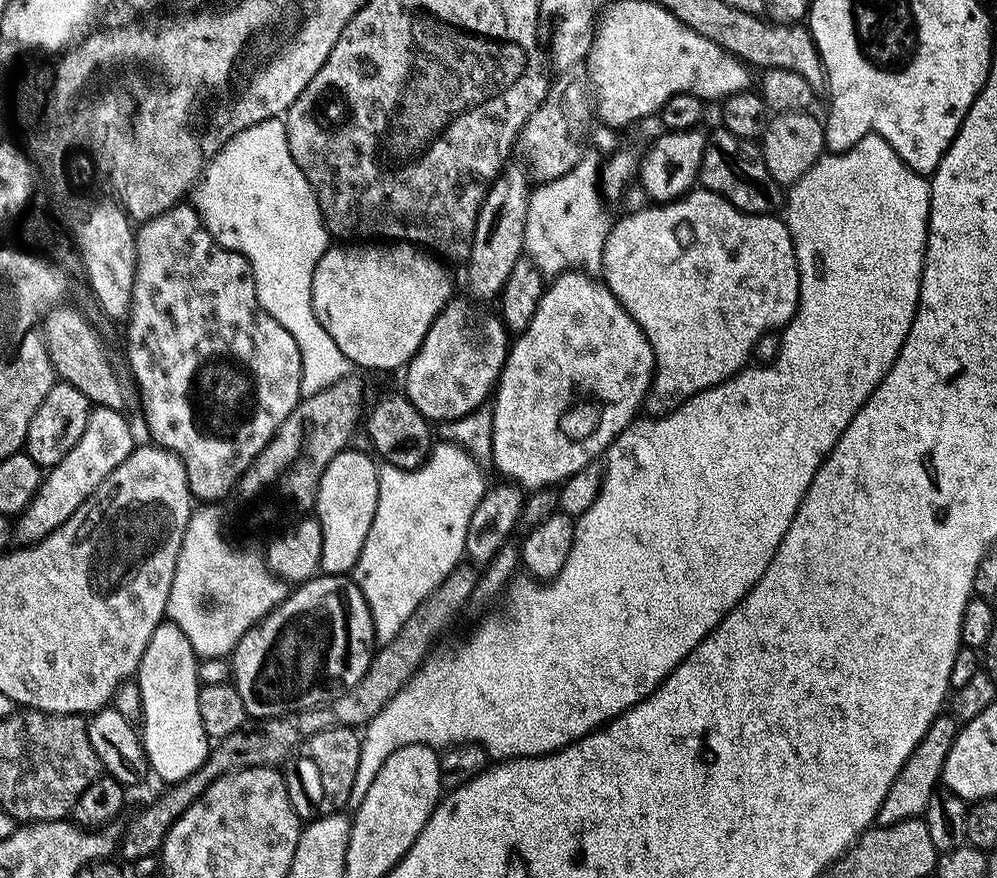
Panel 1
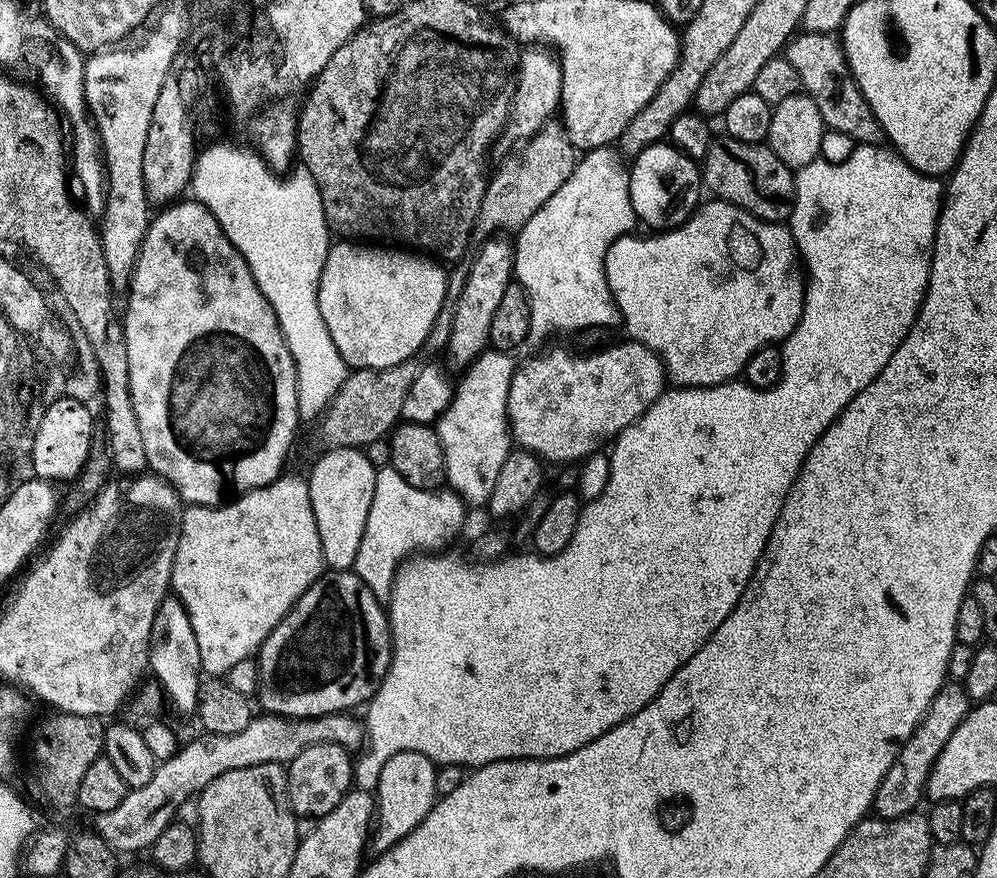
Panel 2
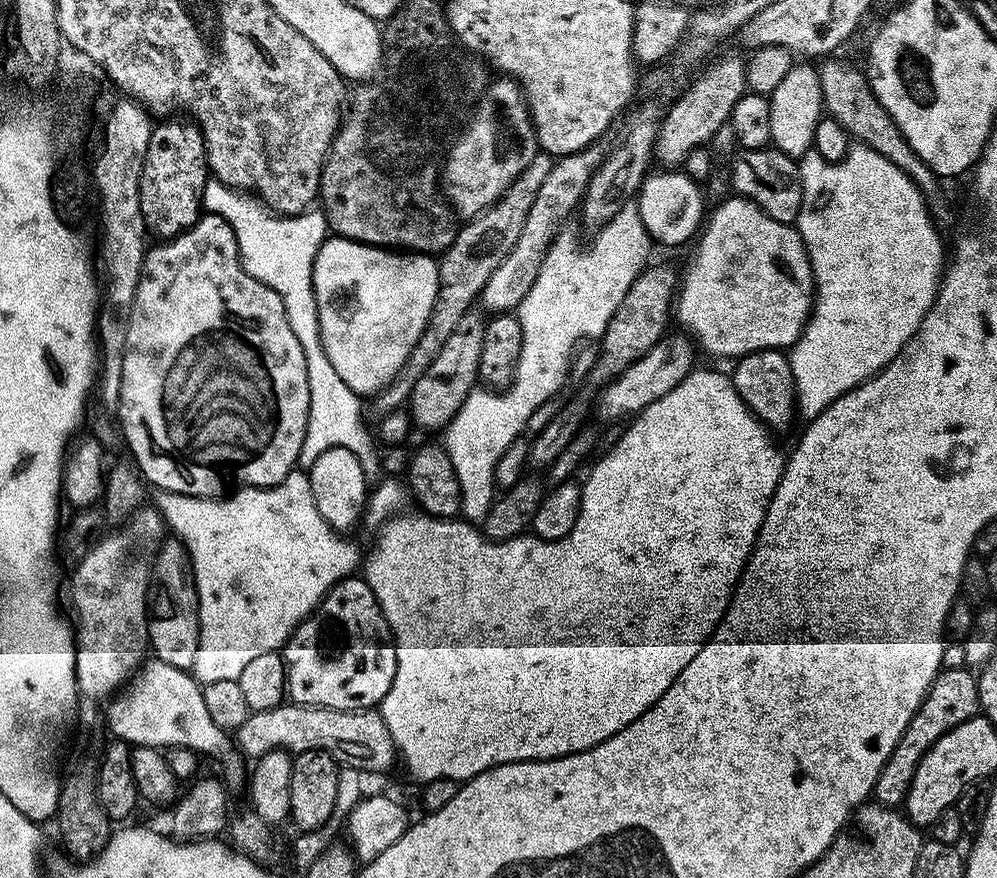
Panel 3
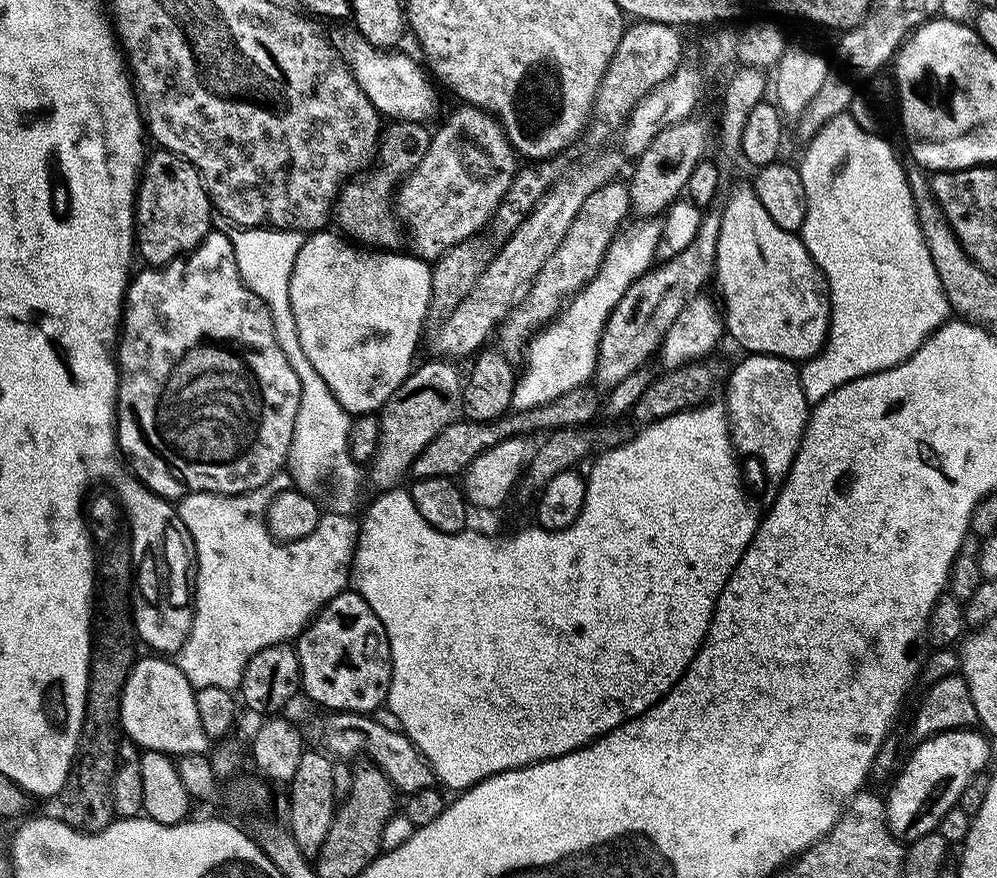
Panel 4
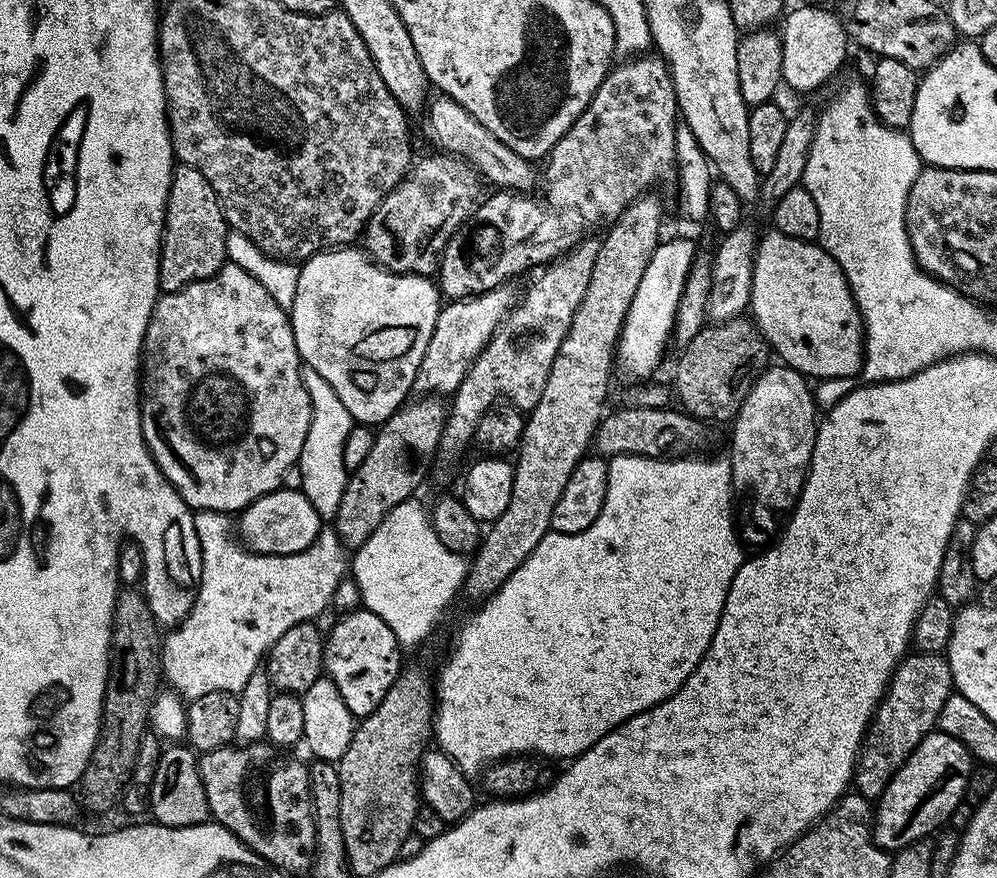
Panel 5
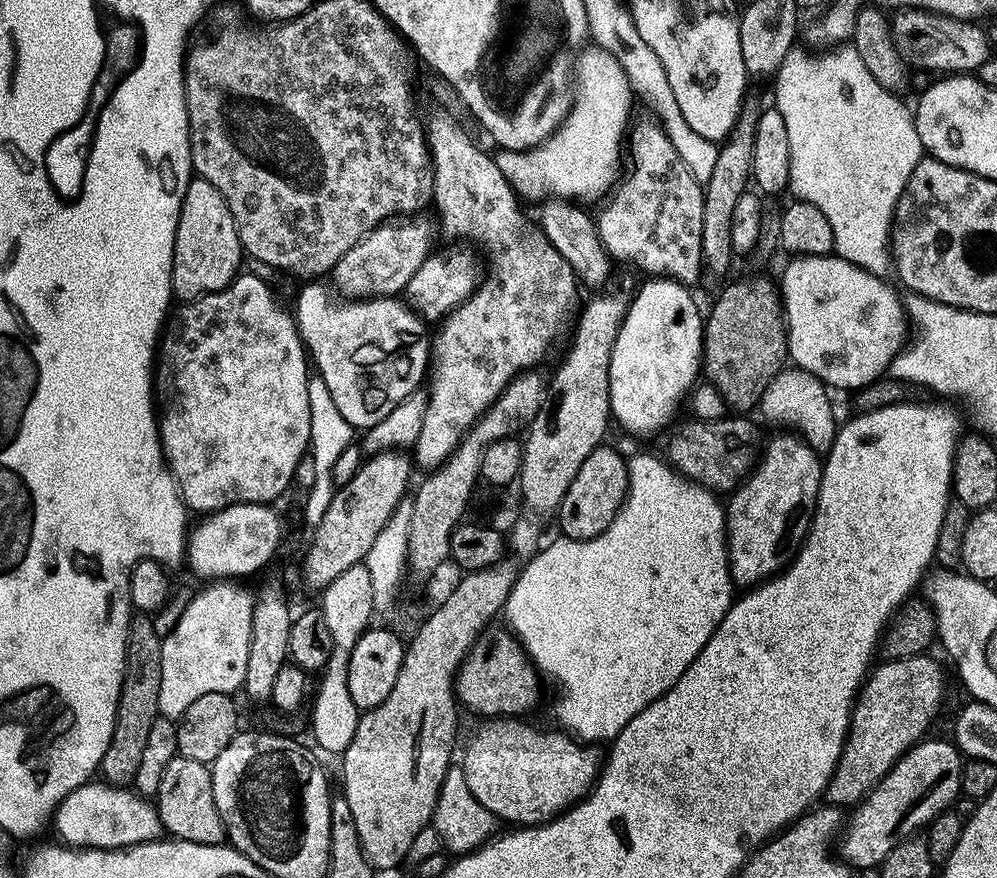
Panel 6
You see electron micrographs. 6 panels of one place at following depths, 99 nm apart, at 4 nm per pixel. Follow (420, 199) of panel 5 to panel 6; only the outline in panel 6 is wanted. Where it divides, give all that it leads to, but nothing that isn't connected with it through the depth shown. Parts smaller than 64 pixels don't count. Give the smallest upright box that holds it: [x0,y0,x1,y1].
[330,218,434,298]

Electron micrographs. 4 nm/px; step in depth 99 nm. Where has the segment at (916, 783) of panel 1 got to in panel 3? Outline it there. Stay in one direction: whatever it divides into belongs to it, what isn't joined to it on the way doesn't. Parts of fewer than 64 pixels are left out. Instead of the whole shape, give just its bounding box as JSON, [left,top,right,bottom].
[872,667,981,808]

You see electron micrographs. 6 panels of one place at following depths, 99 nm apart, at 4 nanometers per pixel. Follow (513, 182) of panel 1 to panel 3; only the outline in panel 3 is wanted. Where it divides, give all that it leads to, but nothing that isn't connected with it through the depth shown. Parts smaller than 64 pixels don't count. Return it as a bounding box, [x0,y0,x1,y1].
[406,310,485,429]

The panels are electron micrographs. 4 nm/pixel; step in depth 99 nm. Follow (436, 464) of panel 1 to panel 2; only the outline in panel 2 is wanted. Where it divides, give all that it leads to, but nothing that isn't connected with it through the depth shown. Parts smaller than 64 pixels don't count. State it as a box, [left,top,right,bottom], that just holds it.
[354,467,466,598]

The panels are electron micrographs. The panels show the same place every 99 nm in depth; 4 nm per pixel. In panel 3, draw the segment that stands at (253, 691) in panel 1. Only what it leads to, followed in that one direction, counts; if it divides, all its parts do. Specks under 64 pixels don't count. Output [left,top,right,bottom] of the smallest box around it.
[282,574,396,712]

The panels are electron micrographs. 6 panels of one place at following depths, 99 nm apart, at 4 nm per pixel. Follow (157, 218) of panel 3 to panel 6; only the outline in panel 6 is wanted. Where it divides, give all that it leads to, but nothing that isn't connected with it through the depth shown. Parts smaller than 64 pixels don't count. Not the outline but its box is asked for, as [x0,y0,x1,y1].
[172,178,246,302]

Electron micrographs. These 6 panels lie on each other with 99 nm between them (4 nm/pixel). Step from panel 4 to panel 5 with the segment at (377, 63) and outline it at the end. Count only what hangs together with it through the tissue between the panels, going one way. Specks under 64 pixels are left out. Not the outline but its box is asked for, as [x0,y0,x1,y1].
[428,96,536,193]

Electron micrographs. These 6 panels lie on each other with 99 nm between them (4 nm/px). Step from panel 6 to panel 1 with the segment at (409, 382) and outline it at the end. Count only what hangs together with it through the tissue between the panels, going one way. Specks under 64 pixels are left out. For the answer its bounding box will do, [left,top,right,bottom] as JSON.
[311,242,453,370]

